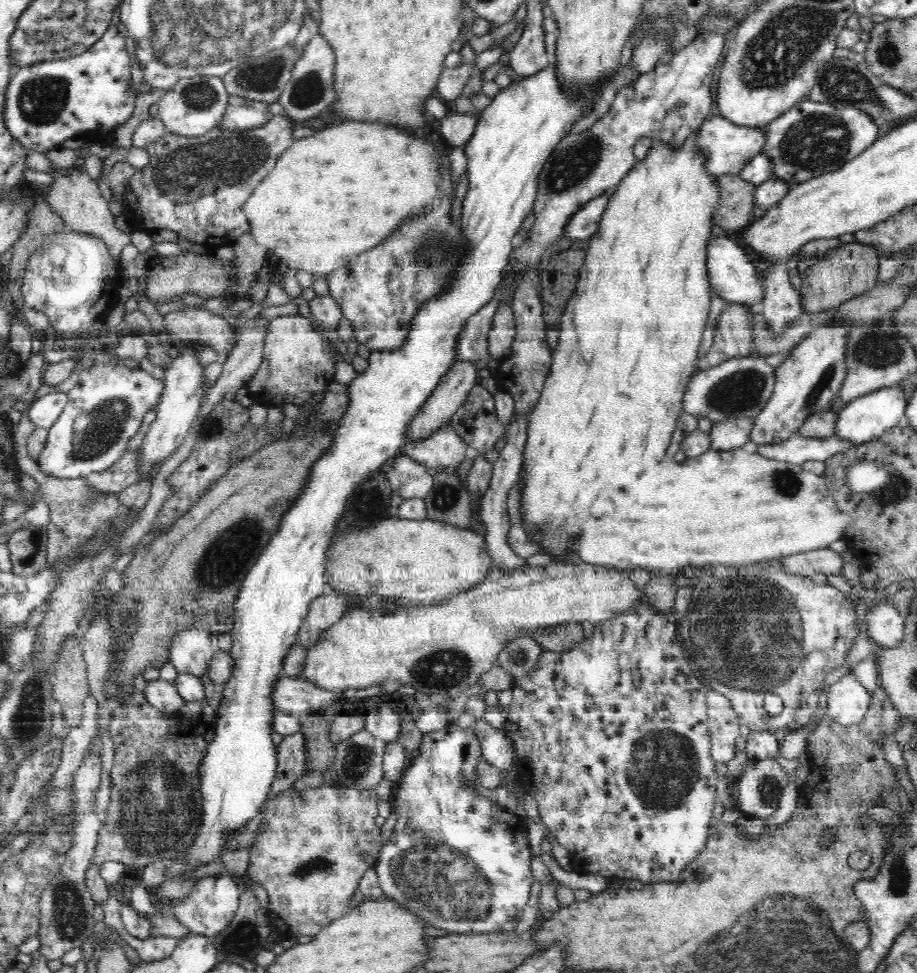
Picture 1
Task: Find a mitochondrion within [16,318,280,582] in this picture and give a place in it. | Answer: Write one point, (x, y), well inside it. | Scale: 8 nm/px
(99, 428)

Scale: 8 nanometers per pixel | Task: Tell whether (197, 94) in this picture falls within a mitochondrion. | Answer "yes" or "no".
yes

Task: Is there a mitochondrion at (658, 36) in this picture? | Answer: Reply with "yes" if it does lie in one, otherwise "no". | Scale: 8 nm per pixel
yes

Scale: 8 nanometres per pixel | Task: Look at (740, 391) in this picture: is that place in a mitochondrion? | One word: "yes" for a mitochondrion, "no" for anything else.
yes

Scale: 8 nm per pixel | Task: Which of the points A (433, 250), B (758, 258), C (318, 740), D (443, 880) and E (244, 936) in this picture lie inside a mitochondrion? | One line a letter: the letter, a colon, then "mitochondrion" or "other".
A: mitochondrion
B: other
C: mitochondrion
D: mitochondrion
E: mitochondrion

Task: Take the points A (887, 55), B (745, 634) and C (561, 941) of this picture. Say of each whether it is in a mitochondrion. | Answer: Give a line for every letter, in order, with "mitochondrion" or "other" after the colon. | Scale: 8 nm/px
A: mitochondrion
B: mitochondrion
C: other

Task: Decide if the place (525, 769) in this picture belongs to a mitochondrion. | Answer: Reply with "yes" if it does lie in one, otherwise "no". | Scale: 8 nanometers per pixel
no

